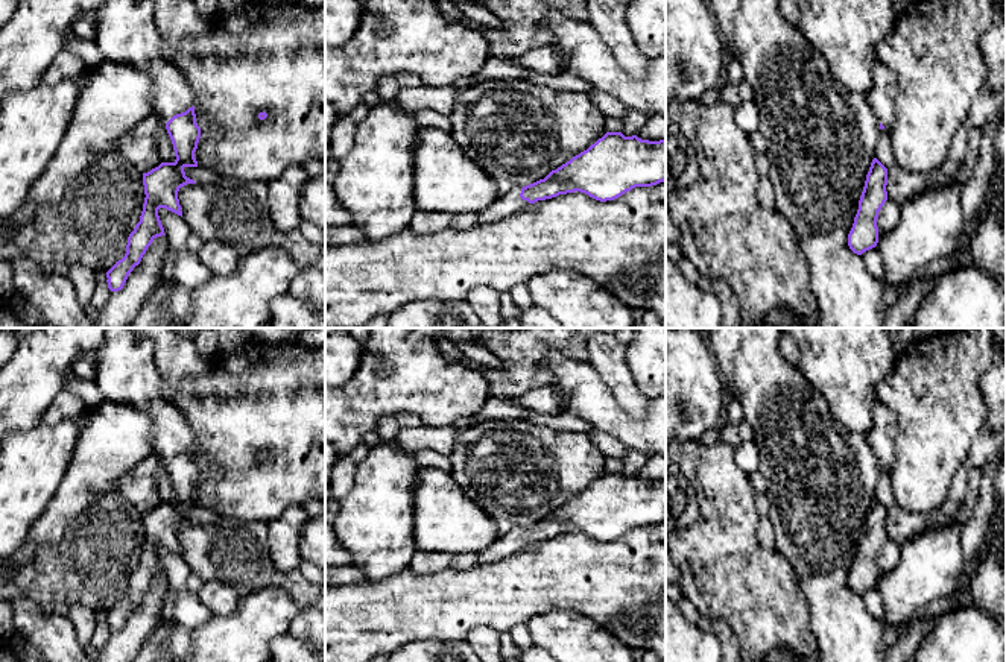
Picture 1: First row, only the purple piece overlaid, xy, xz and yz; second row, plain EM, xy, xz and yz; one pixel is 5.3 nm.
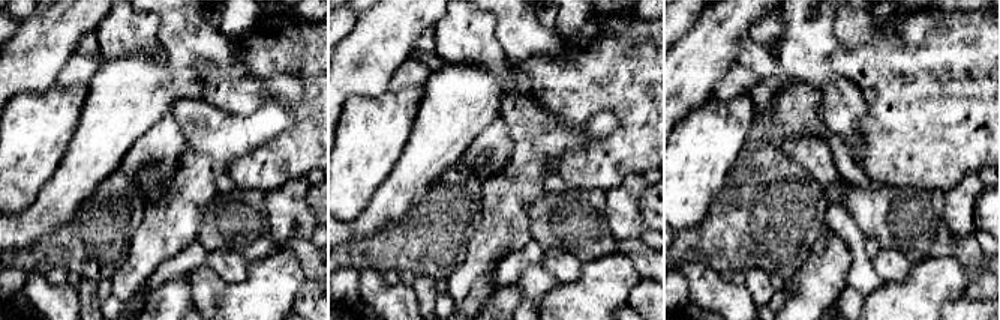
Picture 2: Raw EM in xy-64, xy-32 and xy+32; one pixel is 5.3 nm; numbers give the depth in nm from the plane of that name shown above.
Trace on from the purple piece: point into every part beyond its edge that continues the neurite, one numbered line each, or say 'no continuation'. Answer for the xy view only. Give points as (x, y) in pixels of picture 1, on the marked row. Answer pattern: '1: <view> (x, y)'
1: xy (125, 32)

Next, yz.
1: yz (882, 99)

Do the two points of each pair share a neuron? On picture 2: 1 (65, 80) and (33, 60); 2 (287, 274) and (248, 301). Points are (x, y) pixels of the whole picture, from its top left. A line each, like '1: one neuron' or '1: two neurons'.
1: two neurons
2: one neuron

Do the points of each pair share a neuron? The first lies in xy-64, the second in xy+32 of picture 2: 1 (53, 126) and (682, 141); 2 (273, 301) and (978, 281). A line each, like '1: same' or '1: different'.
1: same
2: different

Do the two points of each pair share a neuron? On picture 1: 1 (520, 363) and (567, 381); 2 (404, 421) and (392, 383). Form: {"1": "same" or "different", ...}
{"1": "different", "2": "different"}

